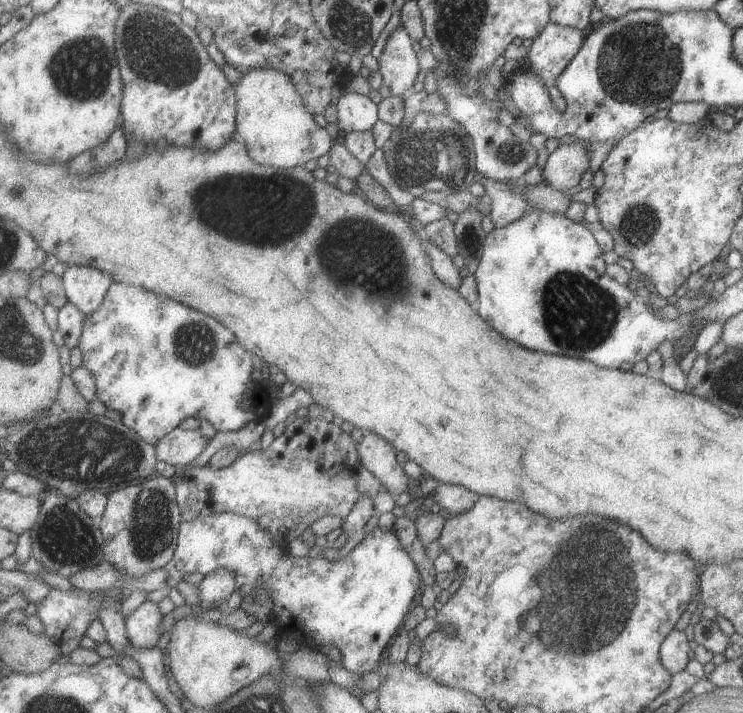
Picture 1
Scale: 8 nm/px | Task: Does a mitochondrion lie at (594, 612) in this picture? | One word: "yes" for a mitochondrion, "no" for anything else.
yes

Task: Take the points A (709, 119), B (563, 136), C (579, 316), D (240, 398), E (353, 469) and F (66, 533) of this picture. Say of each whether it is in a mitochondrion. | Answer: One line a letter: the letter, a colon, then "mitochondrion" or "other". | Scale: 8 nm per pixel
A: other
B: other
C: mitochondrion
D: other
E: other
F: mitochondrion

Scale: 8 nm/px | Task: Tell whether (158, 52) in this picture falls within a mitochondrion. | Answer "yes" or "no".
yes

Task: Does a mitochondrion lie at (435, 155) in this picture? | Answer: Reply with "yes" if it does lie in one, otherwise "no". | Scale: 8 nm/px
yes

